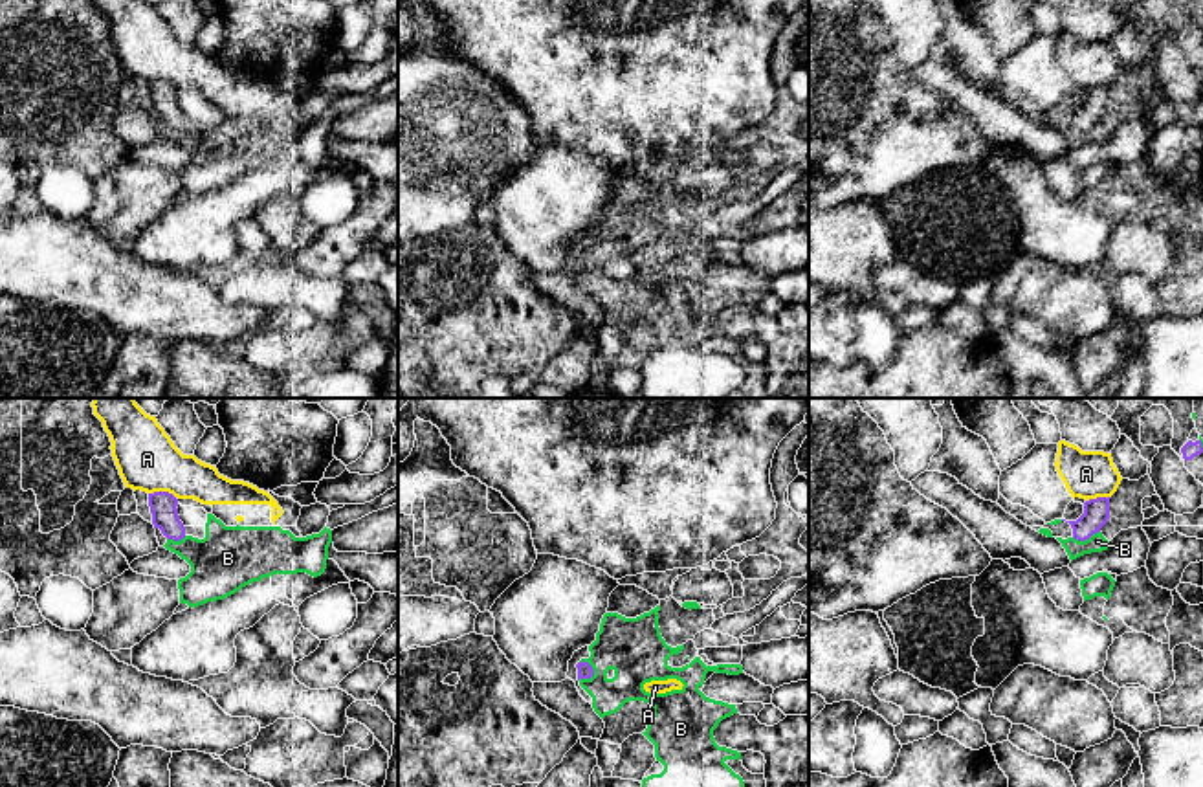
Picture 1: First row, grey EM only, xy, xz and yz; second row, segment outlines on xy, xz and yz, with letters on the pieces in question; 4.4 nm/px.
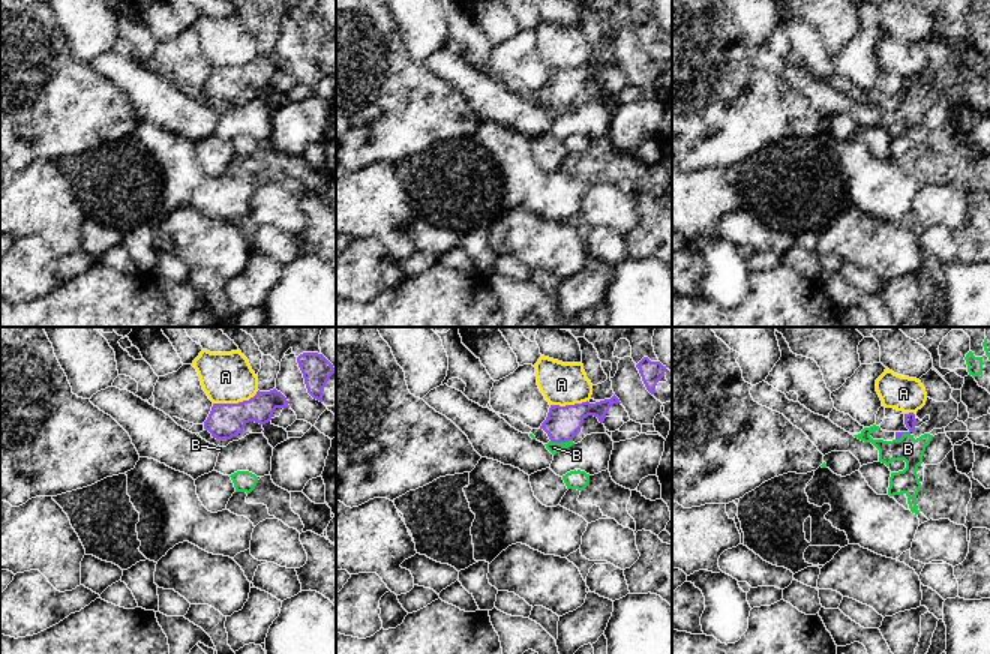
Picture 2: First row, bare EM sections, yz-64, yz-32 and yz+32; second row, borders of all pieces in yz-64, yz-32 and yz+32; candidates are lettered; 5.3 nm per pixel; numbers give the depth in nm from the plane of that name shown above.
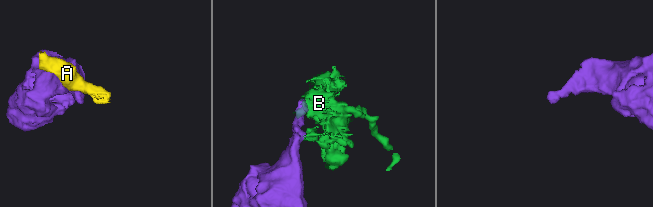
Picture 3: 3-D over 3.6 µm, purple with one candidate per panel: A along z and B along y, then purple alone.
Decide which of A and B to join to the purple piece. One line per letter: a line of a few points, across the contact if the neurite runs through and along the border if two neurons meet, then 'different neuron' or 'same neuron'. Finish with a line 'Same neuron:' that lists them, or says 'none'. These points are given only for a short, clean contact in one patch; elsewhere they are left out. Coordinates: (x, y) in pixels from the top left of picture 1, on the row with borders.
A: line xy (149, 492), (169, 492), (175, 498); different neuron
B: same neuron
Same neuron: B

